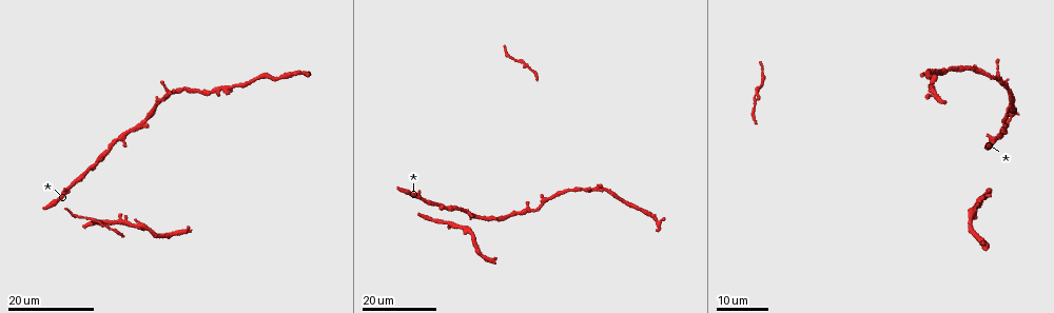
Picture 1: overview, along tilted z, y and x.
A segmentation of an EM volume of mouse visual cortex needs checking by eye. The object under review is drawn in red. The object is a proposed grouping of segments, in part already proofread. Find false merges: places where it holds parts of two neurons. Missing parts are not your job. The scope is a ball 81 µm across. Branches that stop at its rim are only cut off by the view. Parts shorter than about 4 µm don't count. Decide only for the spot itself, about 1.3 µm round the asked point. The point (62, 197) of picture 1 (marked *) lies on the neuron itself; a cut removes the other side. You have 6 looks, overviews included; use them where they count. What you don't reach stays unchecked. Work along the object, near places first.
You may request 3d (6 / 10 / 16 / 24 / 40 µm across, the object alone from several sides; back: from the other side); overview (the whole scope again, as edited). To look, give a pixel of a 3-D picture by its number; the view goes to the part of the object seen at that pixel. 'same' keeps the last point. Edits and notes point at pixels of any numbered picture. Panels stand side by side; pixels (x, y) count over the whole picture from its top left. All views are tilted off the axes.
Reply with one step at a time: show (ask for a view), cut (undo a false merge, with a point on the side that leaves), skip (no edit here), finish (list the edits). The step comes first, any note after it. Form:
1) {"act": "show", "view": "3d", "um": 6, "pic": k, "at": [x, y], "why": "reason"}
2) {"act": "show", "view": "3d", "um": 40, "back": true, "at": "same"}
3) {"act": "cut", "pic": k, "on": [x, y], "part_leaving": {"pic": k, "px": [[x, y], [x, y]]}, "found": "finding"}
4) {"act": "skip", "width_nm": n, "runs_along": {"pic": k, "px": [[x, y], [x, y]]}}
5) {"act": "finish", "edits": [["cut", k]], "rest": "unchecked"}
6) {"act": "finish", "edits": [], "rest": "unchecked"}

{"act": "show", "view": "3d", "um": 16, "pic": 1, "at": [981, 73], "why": "side arm on a straight run"}

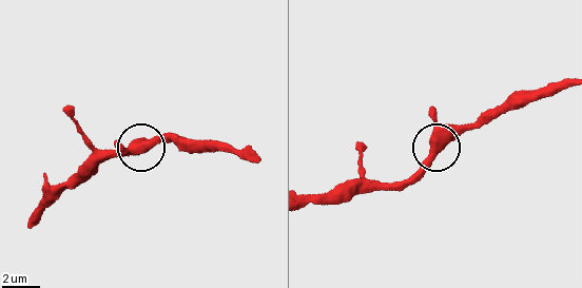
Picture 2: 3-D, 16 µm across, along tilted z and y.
{"act": "show", "view": "3d", "um": 10, "pic": 2, "at": [448, 142]}

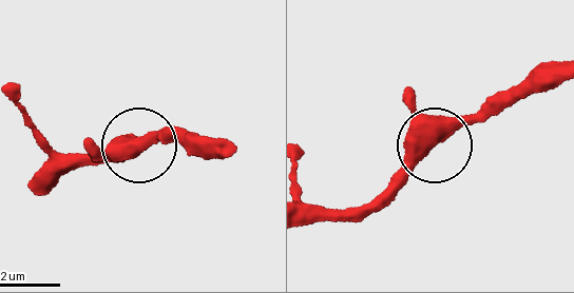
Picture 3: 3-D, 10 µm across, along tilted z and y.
{"act": "show", "view": "3d", "um": 6, "pic": 3, "at": [432, 143]}

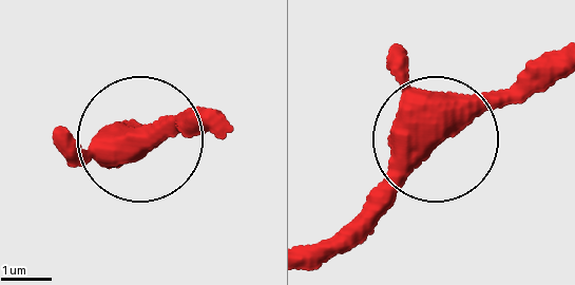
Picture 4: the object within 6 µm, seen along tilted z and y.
{"act": "skip", "arms": 3, "runs_along": {"pic": 4, "px": [[310, 251], [532, 62]]}, "found": "continuous, no second neuron"}

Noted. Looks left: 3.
{"act": "show", "view": "3d", "um": 16, "pic": 1, "at": [146, 120], "why": "a narrow waist"}

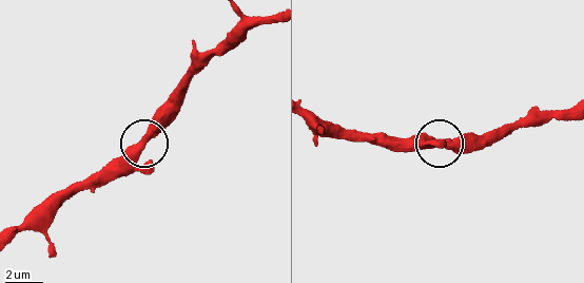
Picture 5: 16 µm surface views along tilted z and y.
{"act": "show", "view": "3d", "um": 10, "pic": 5, "at": [147, 139]}

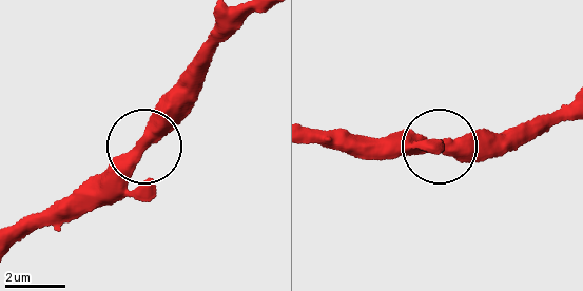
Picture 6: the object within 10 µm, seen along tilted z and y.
{"act": "show", "view": "3d", "um": 10, "back": true, "pic": 6, "at": [144, 143]}

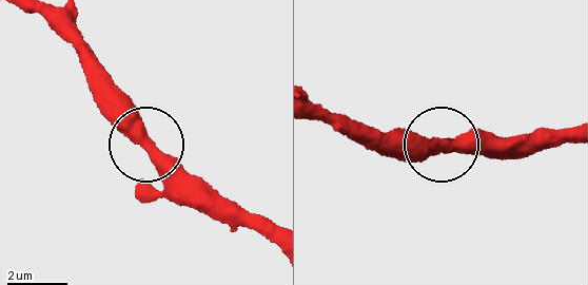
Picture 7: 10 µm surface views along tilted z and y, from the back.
{"act": "skip", "found": "all the same neuron"}

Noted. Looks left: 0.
{"act": "finish", "edits": [], "rest": "unchecked"}

